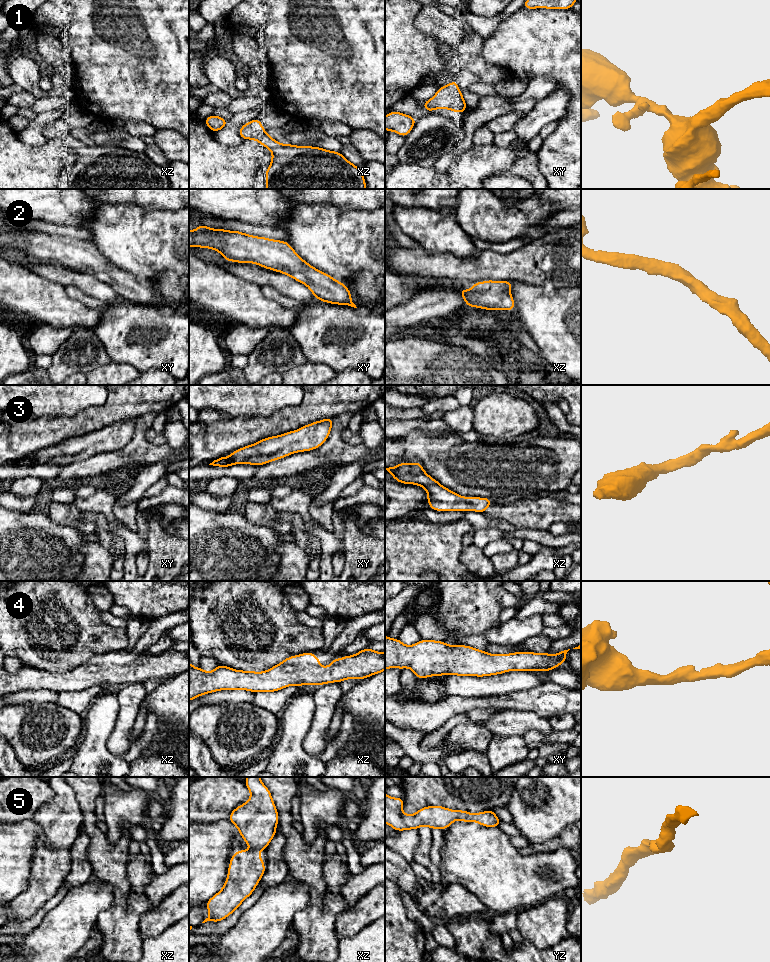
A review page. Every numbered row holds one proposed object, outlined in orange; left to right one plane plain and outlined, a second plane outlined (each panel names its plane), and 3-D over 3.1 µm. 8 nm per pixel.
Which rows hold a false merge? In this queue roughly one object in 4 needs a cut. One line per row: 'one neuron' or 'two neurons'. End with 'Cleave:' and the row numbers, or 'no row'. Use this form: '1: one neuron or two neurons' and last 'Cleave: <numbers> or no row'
1: one neuron
2: one neuron
3: one neuron
4: one neuron
5: one neuron
Cleave: no row

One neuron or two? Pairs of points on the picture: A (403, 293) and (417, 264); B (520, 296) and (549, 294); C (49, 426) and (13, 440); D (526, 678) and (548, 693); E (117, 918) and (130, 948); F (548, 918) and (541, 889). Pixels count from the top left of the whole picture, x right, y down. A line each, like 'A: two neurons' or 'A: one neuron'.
A: two neurons
B: one neuron
C: one neuron
D: two neurons
E: one neuron
F: two neurons

